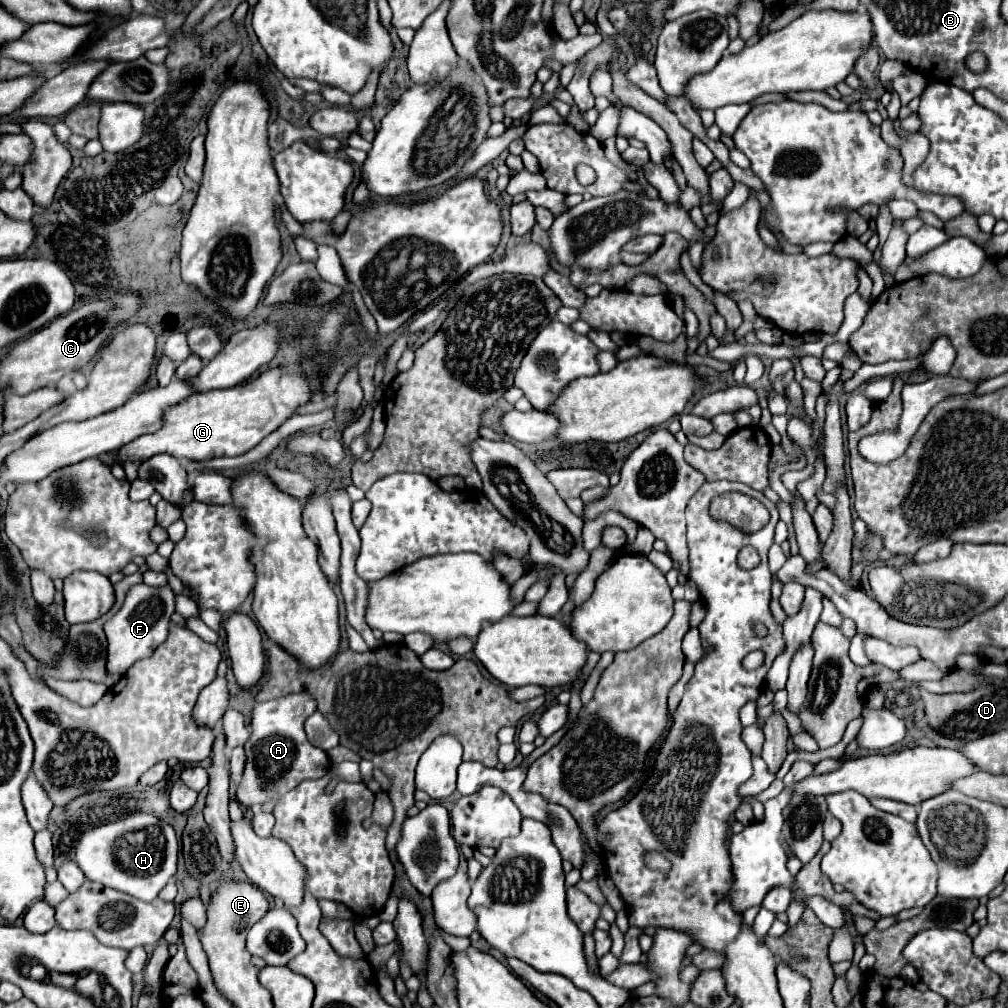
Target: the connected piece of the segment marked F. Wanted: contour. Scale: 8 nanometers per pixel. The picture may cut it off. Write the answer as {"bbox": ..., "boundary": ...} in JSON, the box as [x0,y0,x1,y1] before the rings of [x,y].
{"bbox":[105,584,175,674],"boundary":[[[137,584],[129,590],[123,608],[105,624],[107,634],[107,670],[109,674],[125,674],[137,660],[149,658],[153,650],[165,642],[171,614],[175,612],[175,594],[169,586],[151,588]]]}

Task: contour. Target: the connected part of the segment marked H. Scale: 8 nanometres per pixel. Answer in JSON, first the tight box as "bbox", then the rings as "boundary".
{"bbox":[77,814,179,902],"boundary":[[[131,814],[119,822],[97,826],[77,840],[77,864],[85,878],[153,902],[177,872],[179,842],[175,830],[151,814]]]}

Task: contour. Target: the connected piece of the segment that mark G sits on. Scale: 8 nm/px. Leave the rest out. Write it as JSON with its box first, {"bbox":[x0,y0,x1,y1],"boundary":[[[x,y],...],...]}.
{"bbox":[117,368,311,462],"boundary":[[[267,368],[257,378],[247,380],[245,384],[237,384],[225,390],[199,392],[189,396],[185,402],[169,408],[169,412],[163,418],[163,428],[153,434],[145,434],[137,438],[137,442],[129,442],[129,446],[117,450],[117,462],[123,462],[127,458],[143,460],[161,452],[169,452],[177,460],[207,460],[215,456],[239,456],[255,448],[265,436],[275,432],[285,420],[289,420],[295,414],[297,408],[305,406],[309,400],[311,400],[309,380],[305,378],[305,374],[301,374],[301,370],[287,372],[285,368]]]}

